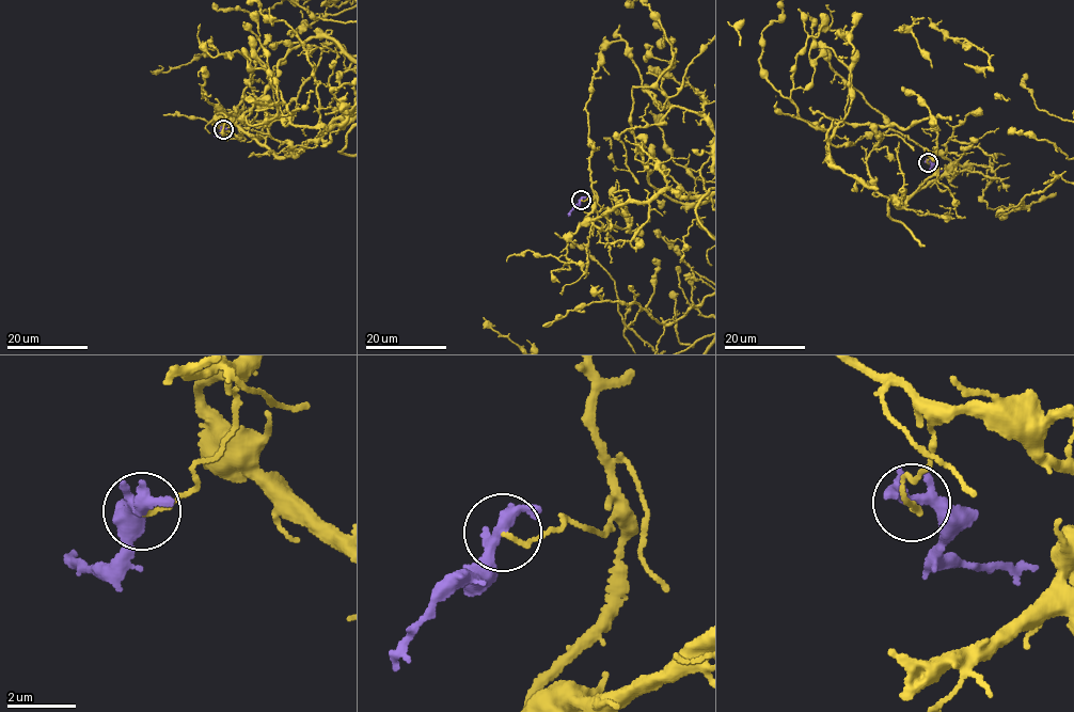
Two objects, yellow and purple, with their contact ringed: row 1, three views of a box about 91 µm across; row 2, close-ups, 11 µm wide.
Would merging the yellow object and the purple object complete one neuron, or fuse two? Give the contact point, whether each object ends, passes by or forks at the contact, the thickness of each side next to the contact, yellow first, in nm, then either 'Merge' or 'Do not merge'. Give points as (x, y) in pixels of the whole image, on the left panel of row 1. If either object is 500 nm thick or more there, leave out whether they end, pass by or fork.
Place: (223, 129). At the ring yellow ends. At the ring purple passes by. Thickness 140 nm (yellow) against 340 nm. Do not merge

